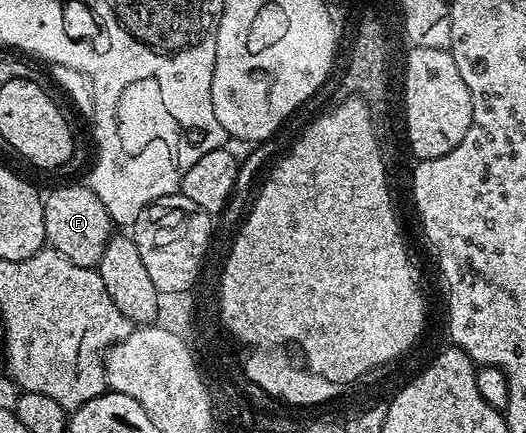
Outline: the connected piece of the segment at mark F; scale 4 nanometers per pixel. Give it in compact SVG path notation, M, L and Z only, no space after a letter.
M85 184L62 185L45 194L42 206L46 245L80 267L97 267L112 236L110 216L98 196Z

